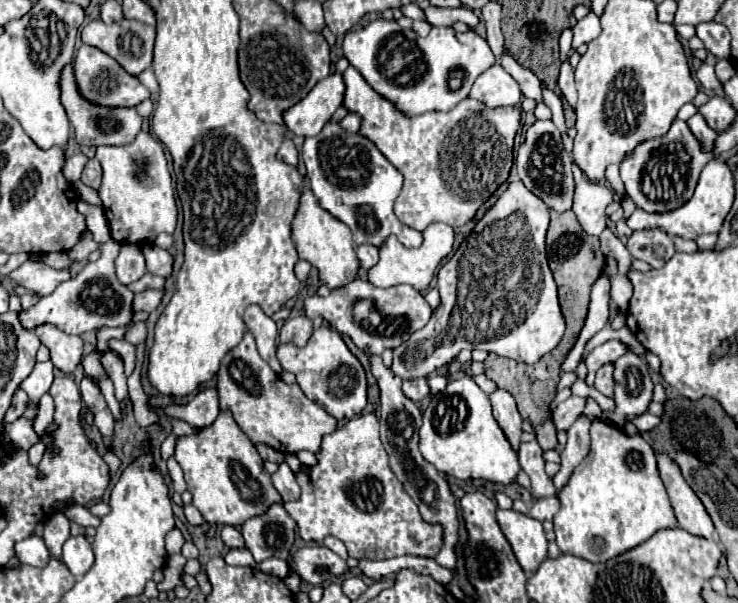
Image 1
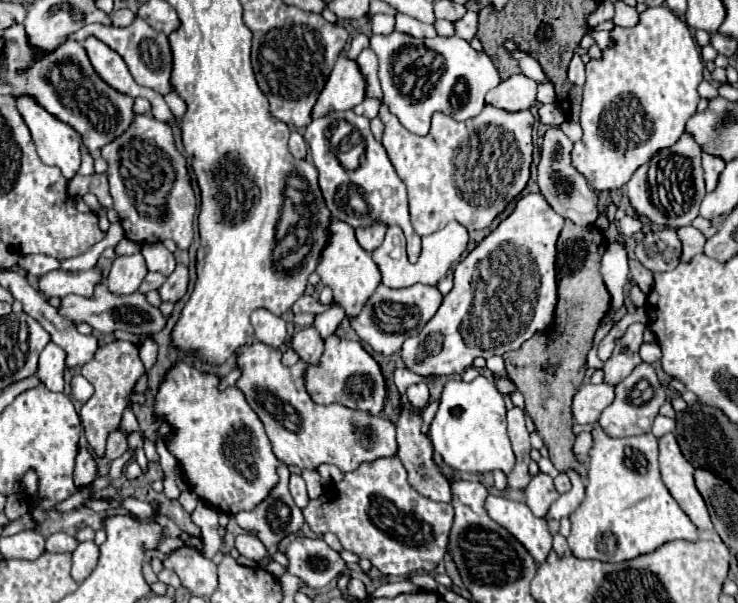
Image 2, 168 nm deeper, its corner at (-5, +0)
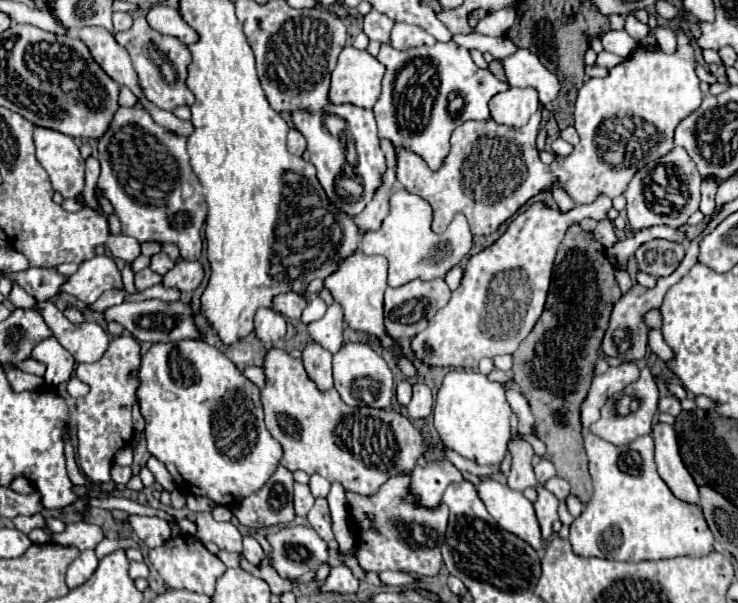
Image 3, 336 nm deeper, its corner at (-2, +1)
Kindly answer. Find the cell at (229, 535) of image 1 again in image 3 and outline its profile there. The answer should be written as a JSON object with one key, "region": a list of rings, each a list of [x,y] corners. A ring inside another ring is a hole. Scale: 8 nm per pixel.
{"region":[[[245,536],[243,538],[243,556],[251,562],[251,564],[259,564],[263,558],[263,550],[259,546],[259,542],[253,536]]]}

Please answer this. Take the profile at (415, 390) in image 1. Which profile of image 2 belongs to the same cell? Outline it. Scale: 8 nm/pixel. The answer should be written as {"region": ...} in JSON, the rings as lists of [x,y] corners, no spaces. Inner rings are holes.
{"region":[[[420,381],[420,383],[412,385],[412,387],[408,387],[406,397],[408,397],[408,401],[412,403],[412,407],[414,407],[414,409],[424,409],[424,407],[428,405],[428,401],[430,401],[428,385],[426,385],[424,381]]]}

